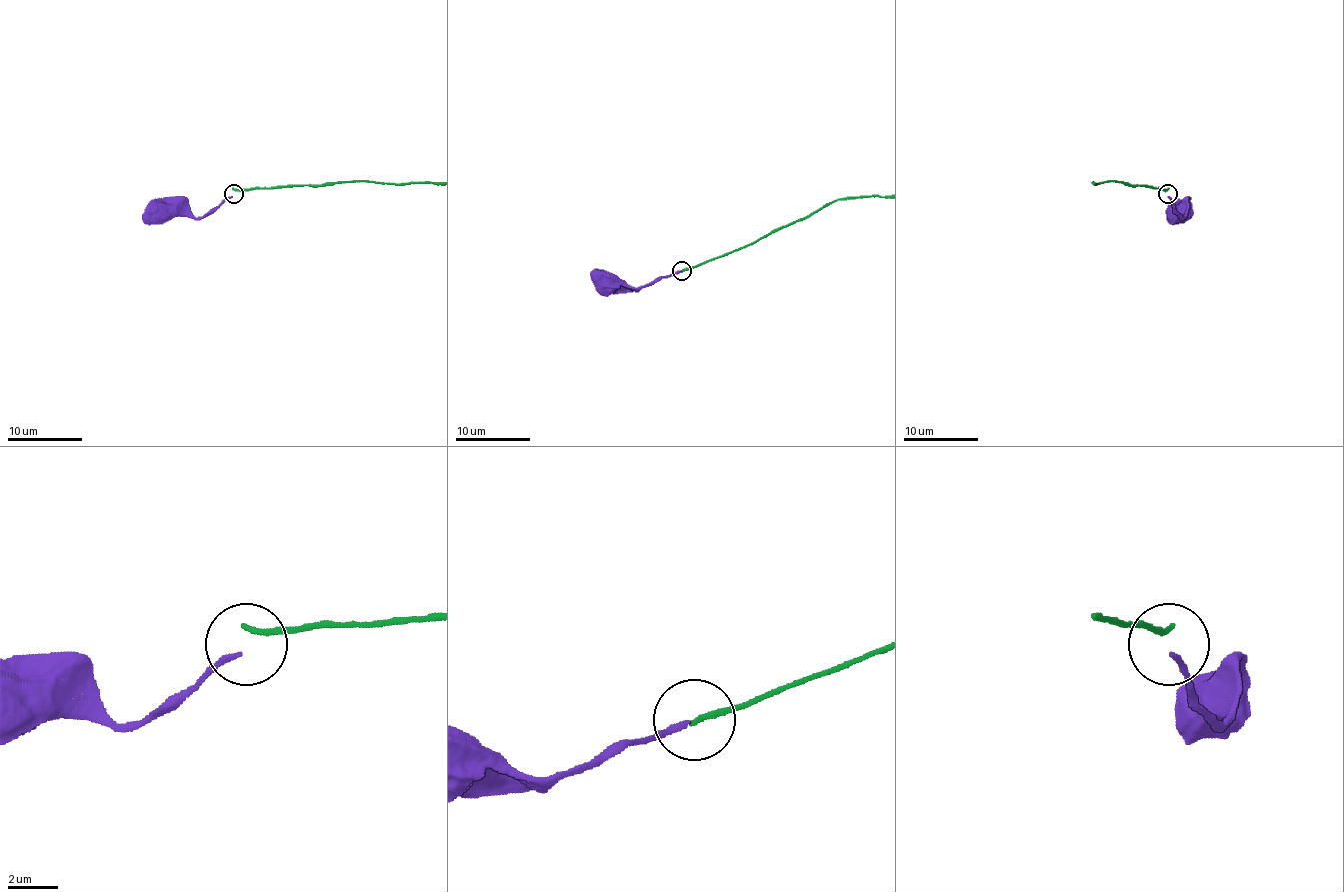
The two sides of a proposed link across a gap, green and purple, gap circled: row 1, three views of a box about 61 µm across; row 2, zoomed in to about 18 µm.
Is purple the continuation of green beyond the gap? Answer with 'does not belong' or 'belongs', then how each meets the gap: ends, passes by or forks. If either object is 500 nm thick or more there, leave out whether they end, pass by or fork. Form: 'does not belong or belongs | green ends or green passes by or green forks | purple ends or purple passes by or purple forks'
does not belong | green ends | purple ends

